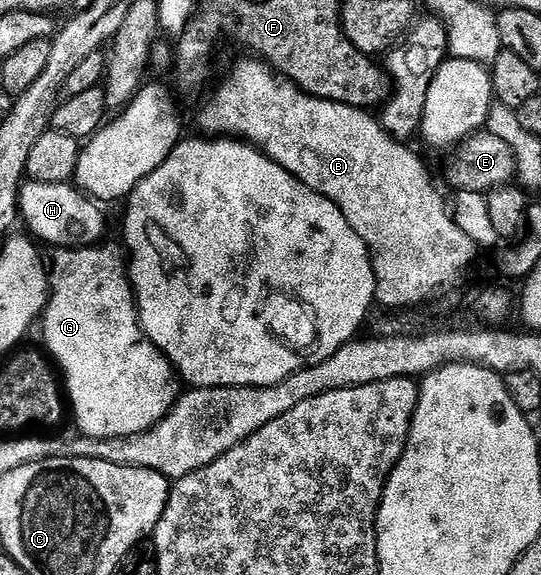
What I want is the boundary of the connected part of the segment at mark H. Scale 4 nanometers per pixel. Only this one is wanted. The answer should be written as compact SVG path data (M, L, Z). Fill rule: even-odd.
M38 180L22 183L19 201L20 219L23 224L25 220L26 226L30 228L28 231L42 245L53 244L54 249L92 248L100 245L106 239L105 216L100 208L102 205L92 204L80 191L84 192L72 183L44 184Z

